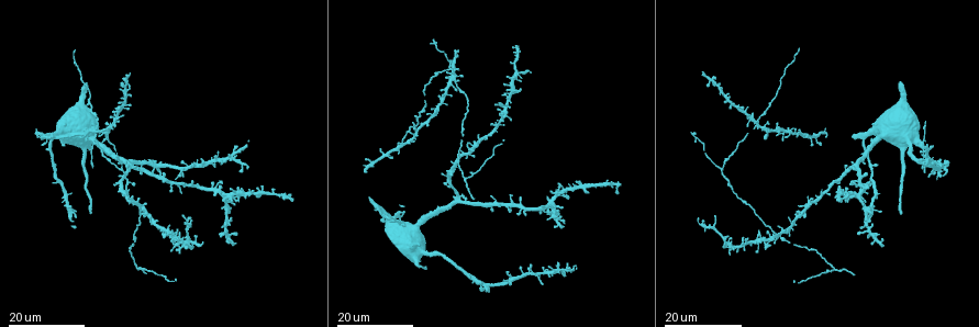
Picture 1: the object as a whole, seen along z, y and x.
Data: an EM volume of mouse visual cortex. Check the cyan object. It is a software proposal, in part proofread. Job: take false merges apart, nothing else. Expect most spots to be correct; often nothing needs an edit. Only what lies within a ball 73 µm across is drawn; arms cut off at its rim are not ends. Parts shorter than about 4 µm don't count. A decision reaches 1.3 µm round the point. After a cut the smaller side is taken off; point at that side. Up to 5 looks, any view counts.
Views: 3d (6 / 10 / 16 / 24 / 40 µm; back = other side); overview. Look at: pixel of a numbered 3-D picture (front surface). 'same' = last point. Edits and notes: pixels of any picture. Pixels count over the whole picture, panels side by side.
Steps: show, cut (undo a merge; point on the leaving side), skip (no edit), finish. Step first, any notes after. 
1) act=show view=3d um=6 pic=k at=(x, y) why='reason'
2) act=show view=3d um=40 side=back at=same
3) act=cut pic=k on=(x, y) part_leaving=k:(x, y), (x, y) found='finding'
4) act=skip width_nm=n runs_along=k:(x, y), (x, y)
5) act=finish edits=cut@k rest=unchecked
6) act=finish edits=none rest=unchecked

act=show view=3d um=16 pic=1 at=(502, 108) why='small branch off a trunk'

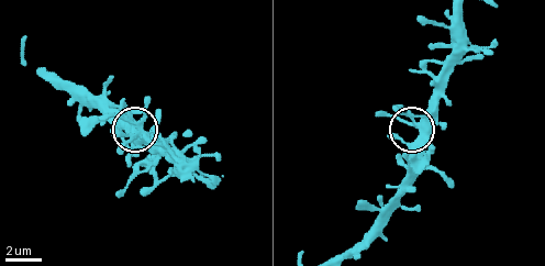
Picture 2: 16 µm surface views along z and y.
act=show view=3d um=10 pic=2 at=(421, 126)

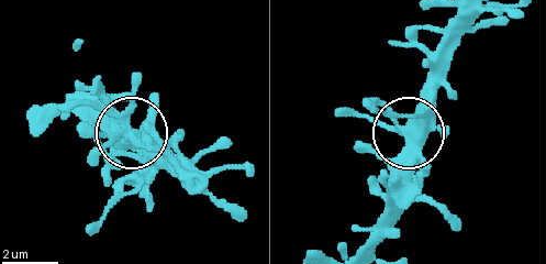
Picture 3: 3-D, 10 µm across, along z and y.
act=skip found='all the same neuron'

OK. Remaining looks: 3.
act=show view=3d um=24 pic=1 at=(478, 137)

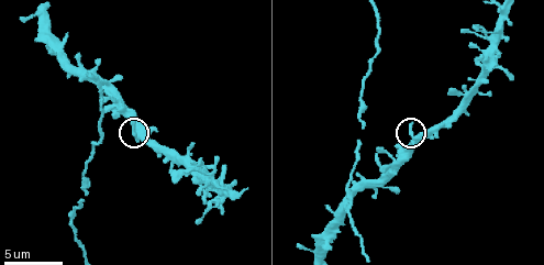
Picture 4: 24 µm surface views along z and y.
act=show view=3d um=6 pic=4 at=(413, 134)

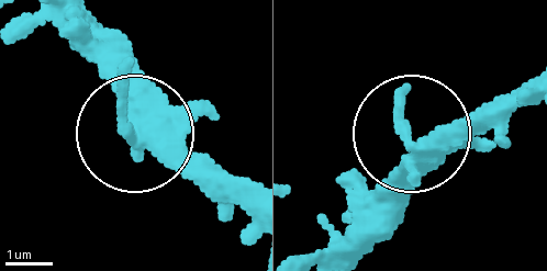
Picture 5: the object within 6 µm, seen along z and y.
act=skip arms=4 found='one neuron here'

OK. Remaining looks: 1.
act=finish edits=none rest=unchecked

